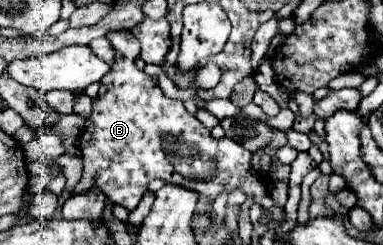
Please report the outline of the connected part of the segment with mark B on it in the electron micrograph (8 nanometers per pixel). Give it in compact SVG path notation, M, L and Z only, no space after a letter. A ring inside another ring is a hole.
M128 30L114 32L108 38L116 50L116 64L102 78L102 84L108 88L108 92L102 98L92 102L92 114L90 114L86 128L78 140L78 148L84 156L84 172L82 172L80 184L76 186L74 192L84 192L90 186L98 186L110 202L116 202L131 212L142 200L148 182L154 178L164 178L168 184L182 184L184 188L190 188L190 190L202 194L202 196L208 196L212 200L224 188L226 190L242 188L248 196L254 196L256 202L264 206L264 210L270 210L274 220L282 218L282 208L274 206L274 202L270 200L270 194L266 188L268 180L260 180L260 176L250 166L252 154L230 138L216 140L206 126L202 126L194 118L194 115L187 112L182 101L166 98L162 94L160 86L146 72L136 68L134 60L140 54L140 44L138 44L138 40L134 40L128 34Z

